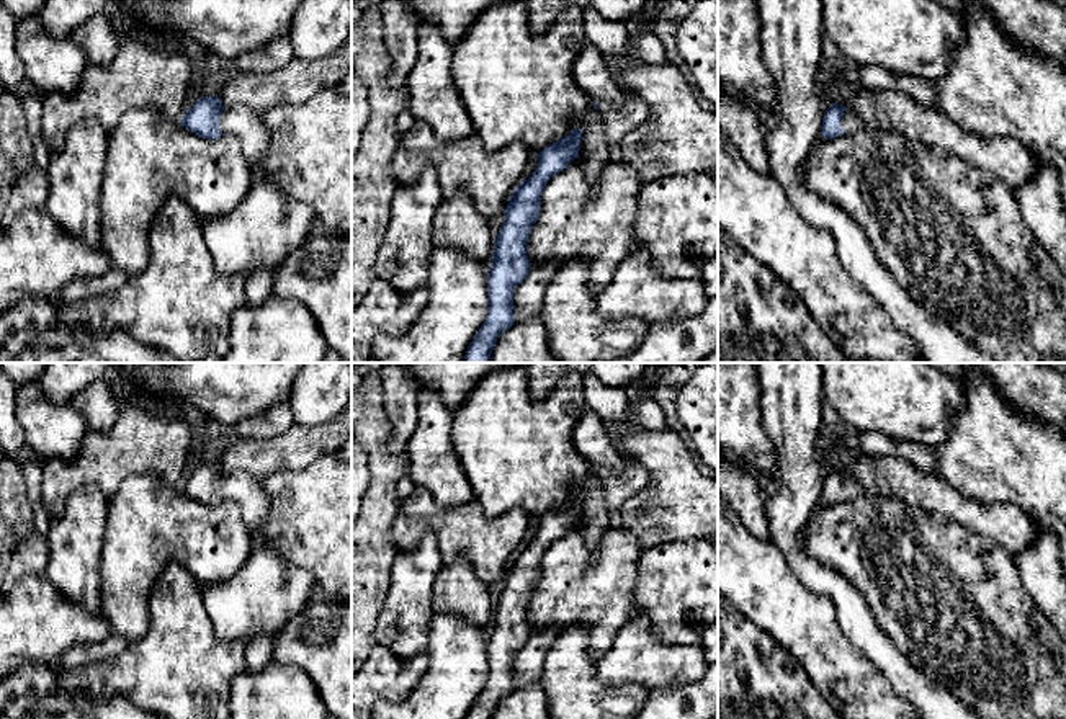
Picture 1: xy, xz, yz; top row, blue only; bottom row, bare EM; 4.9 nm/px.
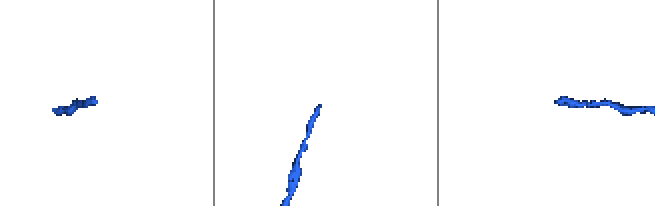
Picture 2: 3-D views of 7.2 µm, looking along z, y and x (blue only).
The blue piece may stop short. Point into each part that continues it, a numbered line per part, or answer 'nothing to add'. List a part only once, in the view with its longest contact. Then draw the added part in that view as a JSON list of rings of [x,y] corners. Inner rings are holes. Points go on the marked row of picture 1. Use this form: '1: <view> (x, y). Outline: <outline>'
1: xy (247, 126). Outline: [[[247,106],[224,108],[219,127],[222,134],[235,136],[249,165],[253,170],[260,168],[263,154],[270,144],[270,134],[263,123],[263,116],[253,113]]]

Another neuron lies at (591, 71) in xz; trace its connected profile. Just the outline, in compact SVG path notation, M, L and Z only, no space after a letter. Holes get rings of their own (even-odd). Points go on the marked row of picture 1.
M587 44L572 65L572 78L600 106L620 108L626 92L616 78L616 72L607 64L605 56Z

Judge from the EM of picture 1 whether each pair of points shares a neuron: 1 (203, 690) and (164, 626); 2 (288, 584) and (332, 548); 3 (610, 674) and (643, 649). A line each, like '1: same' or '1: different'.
1: same
2: different
3: same

